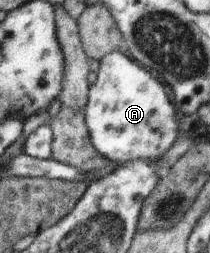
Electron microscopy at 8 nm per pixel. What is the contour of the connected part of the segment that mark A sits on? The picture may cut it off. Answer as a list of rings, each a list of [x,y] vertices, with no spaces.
[[[121,51],[111,52],[100,61],[96,80],[90,85],[86,124],[99,154],[121,164],[163,155],[179,131],[177,113],[161,83]]]

